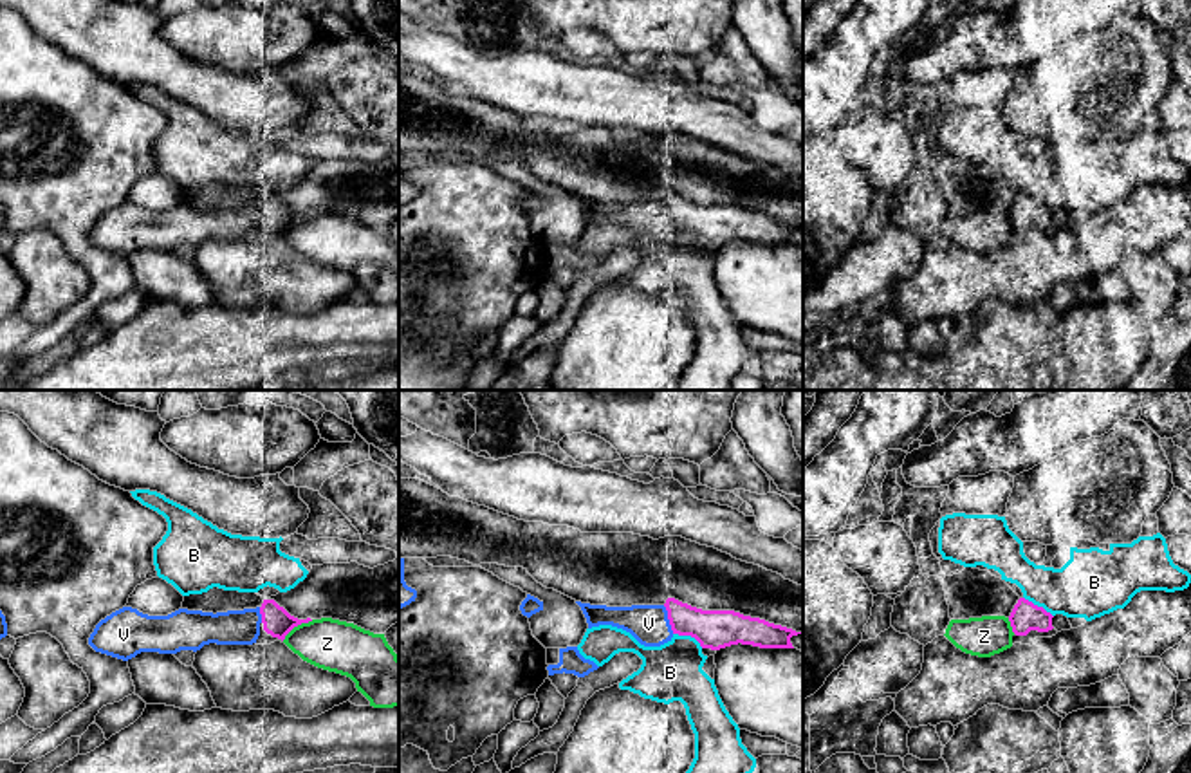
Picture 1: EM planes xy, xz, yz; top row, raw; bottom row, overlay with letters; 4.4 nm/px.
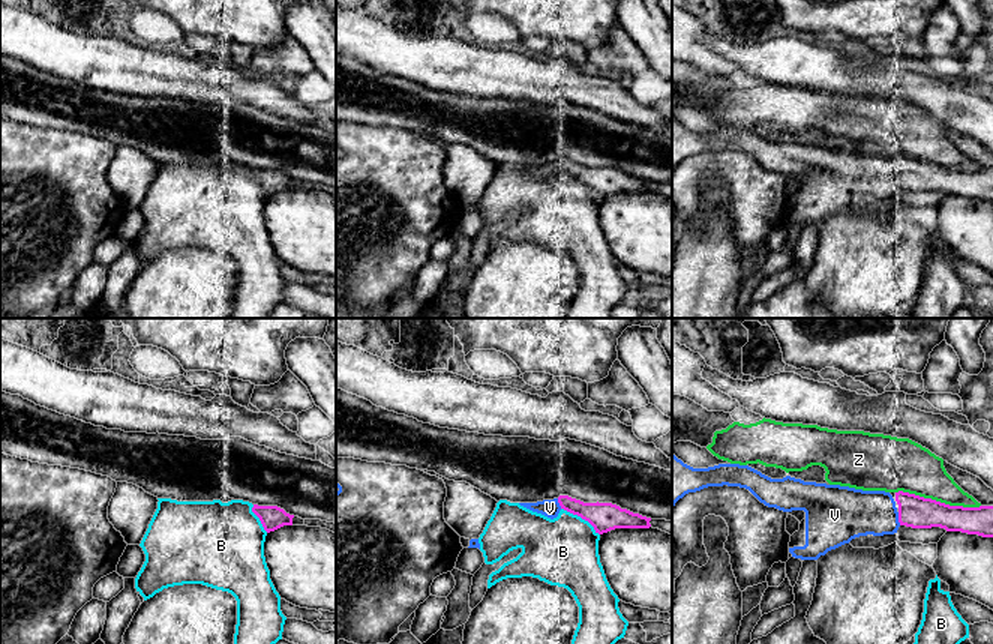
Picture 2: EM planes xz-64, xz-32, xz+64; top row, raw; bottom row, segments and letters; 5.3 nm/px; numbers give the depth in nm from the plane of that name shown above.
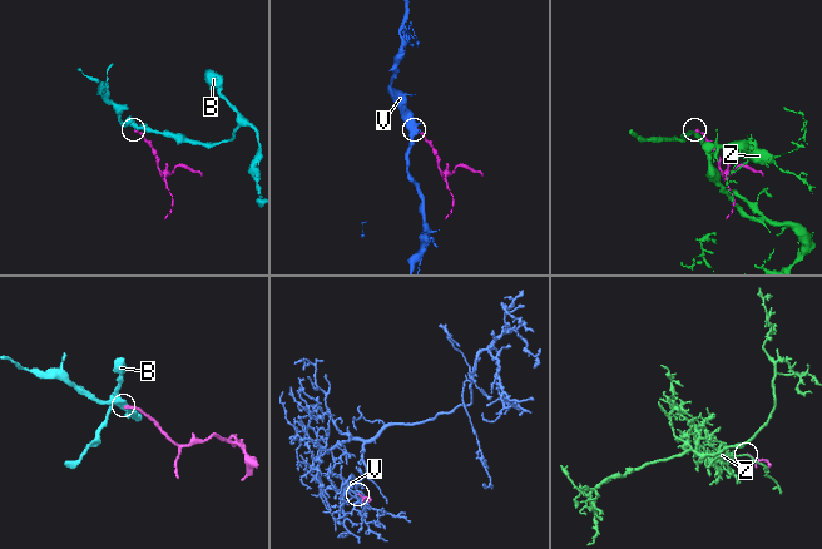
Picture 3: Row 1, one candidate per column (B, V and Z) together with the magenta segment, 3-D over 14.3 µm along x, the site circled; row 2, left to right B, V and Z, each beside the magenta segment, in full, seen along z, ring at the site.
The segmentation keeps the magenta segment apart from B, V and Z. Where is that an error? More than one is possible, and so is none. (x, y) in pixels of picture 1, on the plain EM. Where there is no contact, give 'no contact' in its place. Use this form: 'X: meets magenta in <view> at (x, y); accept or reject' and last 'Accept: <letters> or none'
B: meets magenta in xz at (688, 230); reject
V: meets magenta in xz at (668, 214); accept
Z: meets magenta in xy at (296, 221); reject
Accept: V

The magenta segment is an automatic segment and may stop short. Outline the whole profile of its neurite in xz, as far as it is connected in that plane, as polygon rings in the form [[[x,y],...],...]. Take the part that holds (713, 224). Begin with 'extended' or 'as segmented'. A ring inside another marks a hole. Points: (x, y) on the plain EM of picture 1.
extended; [[[668,193],[664,200],[632,202],[576,199],[588,224],[612,220],[630,228],[644,242],[660,242],[679,229],[691,231],[702,244],[711,246],[738,238],[760,244],[794,244],[790,233],[803,229],[734,206],[702,206],[675,193]]]

